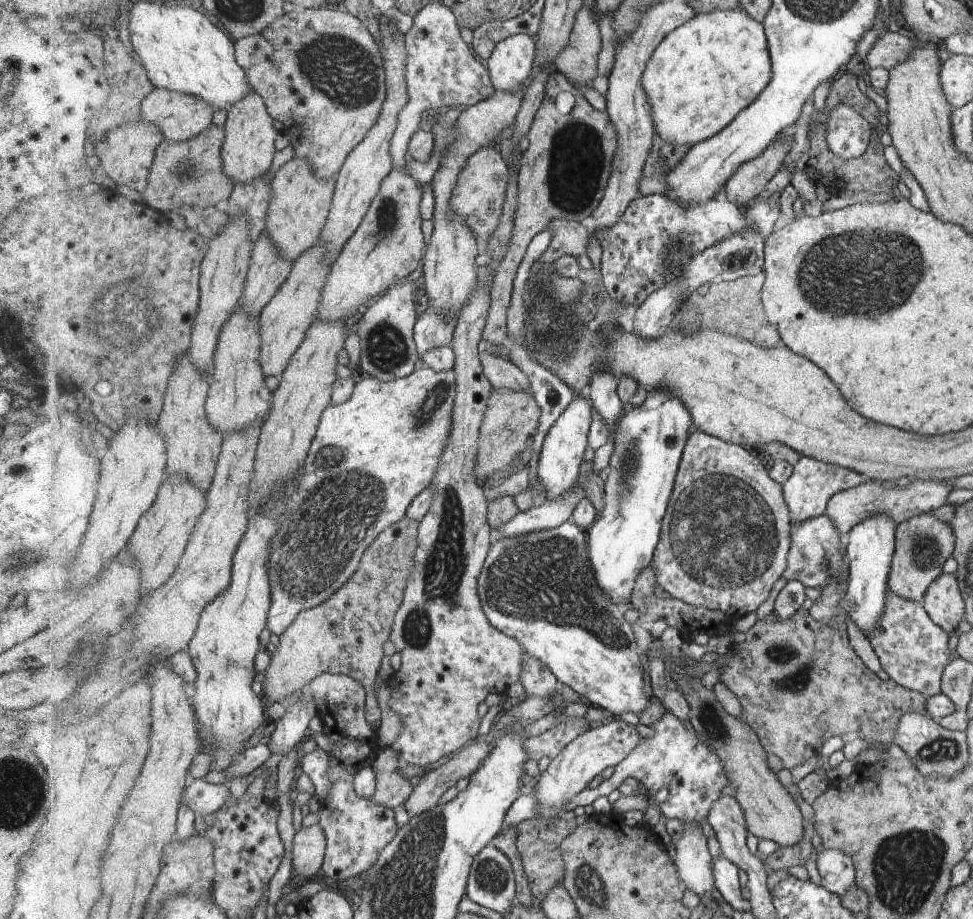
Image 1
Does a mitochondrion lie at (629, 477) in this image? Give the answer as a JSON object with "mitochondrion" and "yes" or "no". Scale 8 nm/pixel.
{"mitochondrion":"yes"}

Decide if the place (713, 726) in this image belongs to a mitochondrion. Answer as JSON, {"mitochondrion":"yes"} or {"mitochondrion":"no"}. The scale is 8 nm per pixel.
{"mitochondrion":"yes"}

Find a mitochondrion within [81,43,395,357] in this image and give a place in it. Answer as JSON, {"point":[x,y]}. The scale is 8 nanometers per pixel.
{"point":[124,322]}

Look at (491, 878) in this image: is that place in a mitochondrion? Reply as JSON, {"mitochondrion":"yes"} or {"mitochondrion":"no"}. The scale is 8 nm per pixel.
{"mitochondrion":"yes"}

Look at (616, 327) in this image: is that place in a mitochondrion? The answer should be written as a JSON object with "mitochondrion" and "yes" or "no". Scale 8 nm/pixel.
{"mitochondrion":"no"}

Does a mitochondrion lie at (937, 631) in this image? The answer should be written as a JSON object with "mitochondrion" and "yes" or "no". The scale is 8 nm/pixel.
{"mitochondrion":"no"}

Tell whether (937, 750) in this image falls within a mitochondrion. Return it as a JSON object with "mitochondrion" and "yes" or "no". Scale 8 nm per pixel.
{"mitochondrion":"yes"}

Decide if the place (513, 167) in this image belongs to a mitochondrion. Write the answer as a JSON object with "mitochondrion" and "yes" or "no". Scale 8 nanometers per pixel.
{"mitochondrion":"no"}

